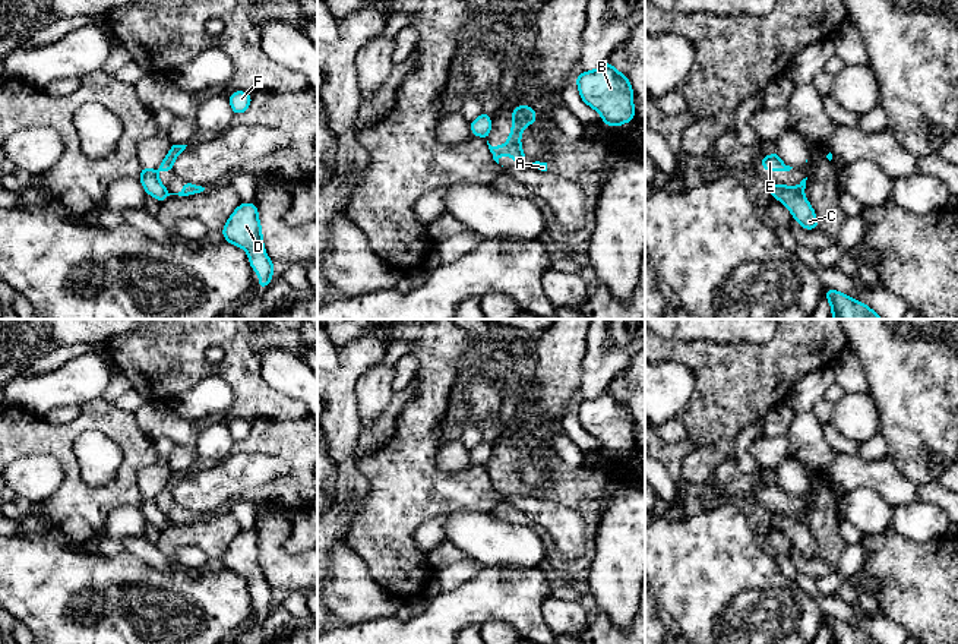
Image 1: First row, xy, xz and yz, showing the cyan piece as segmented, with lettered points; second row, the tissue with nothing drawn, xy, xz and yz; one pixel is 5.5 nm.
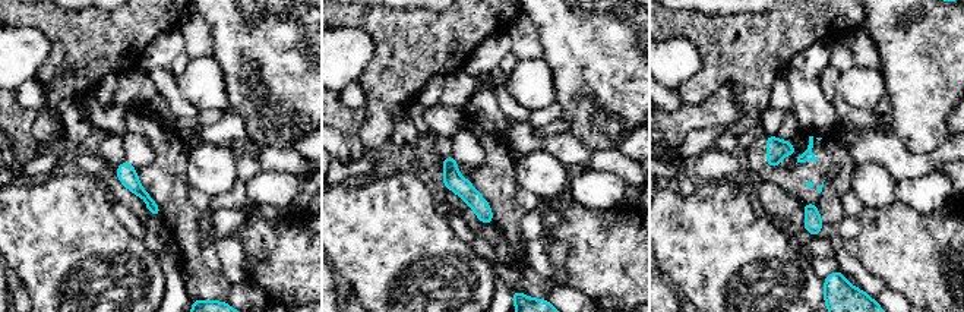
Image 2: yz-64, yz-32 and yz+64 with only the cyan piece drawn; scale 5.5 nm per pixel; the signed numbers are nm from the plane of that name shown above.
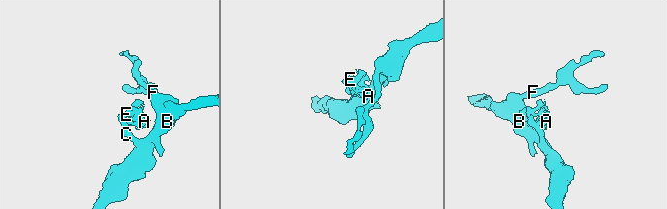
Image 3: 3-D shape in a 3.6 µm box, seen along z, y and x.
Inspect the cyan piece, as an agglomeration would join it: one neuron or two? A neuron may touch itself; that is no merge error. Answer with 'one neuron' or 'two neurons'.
two neurons

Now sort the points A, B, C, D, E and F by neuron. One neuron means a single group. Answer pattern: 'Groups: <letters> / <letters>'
Groups: A E / B C D F

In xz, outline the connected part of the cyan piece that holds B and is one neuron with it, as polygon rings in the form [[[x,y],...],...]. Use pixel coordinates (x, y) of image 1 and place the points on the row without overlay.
[[[610,389],[575,405],[582,429],[597,438],[603,451],[619,455],[635,446],[633,419],[629,407]]]

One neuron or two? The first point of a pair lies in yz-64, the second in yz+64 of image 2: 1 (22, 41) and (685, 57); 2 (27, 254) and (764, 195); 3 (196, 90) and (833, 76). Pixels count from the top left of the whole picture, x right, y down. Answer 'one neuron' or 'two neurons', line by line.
1: one neuron
2: two neurons
3: two neurons

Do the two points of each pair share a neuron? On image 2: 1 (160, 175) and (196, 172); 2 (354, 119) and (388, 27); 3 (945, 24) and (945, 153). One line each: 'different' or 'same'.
1: different
2: different
3: different

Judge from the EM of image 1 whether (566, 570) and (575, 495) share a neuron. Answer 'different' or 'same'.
same

